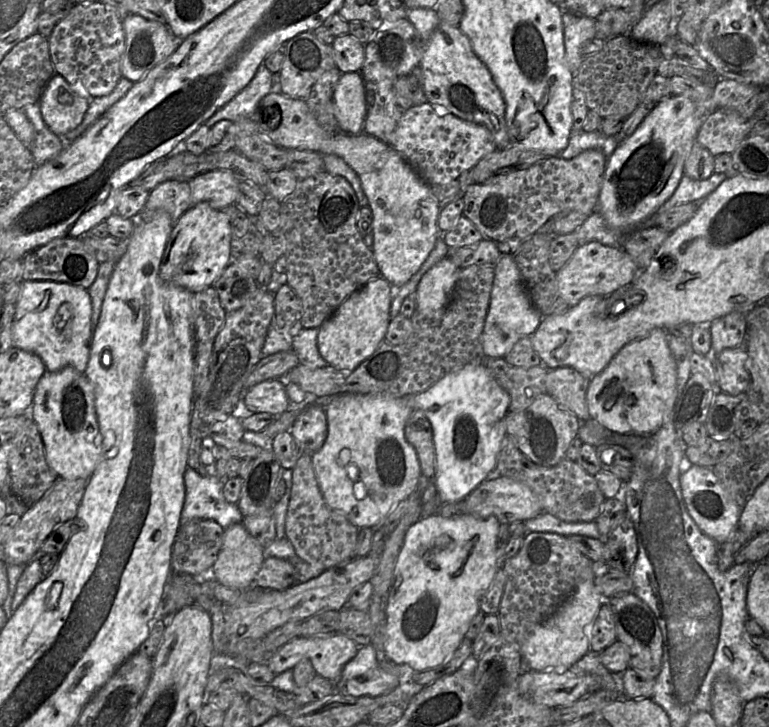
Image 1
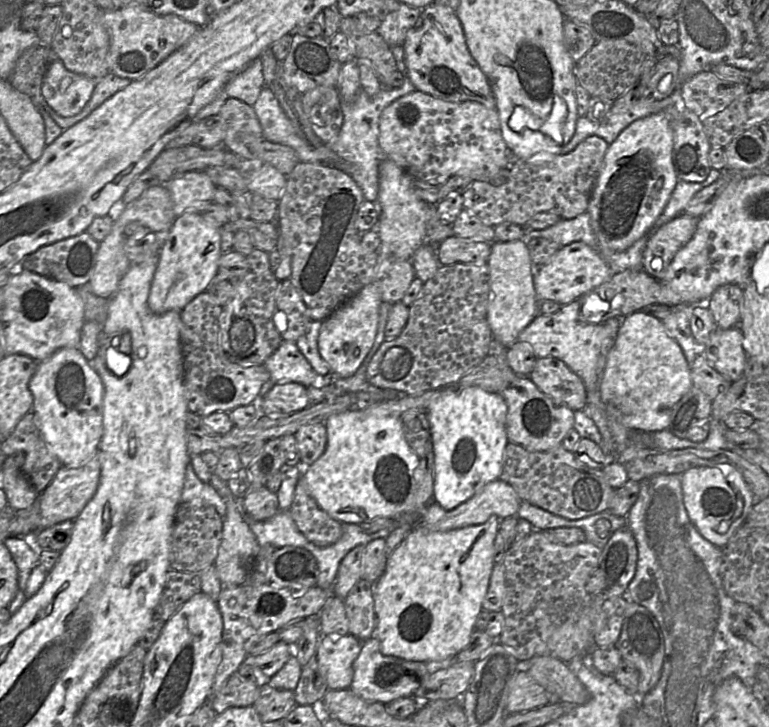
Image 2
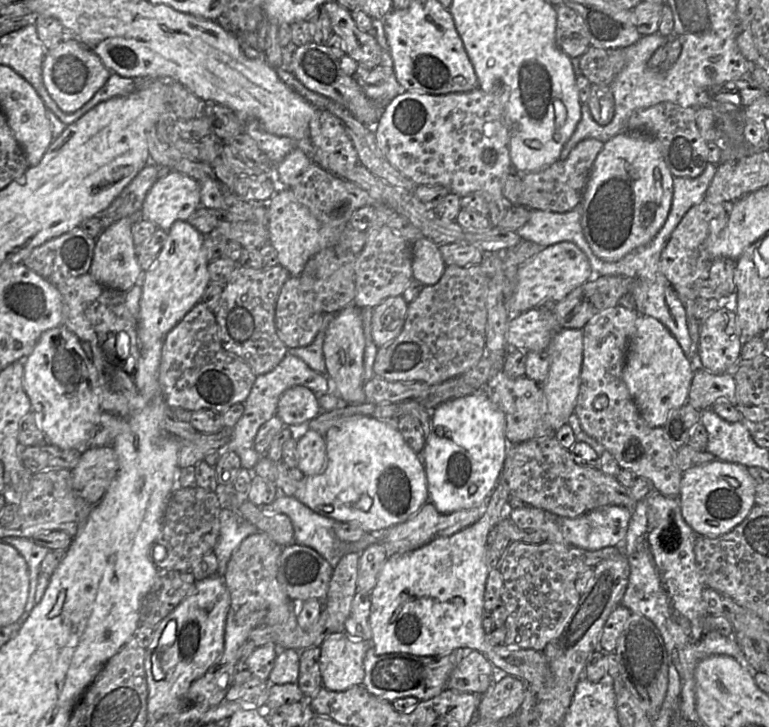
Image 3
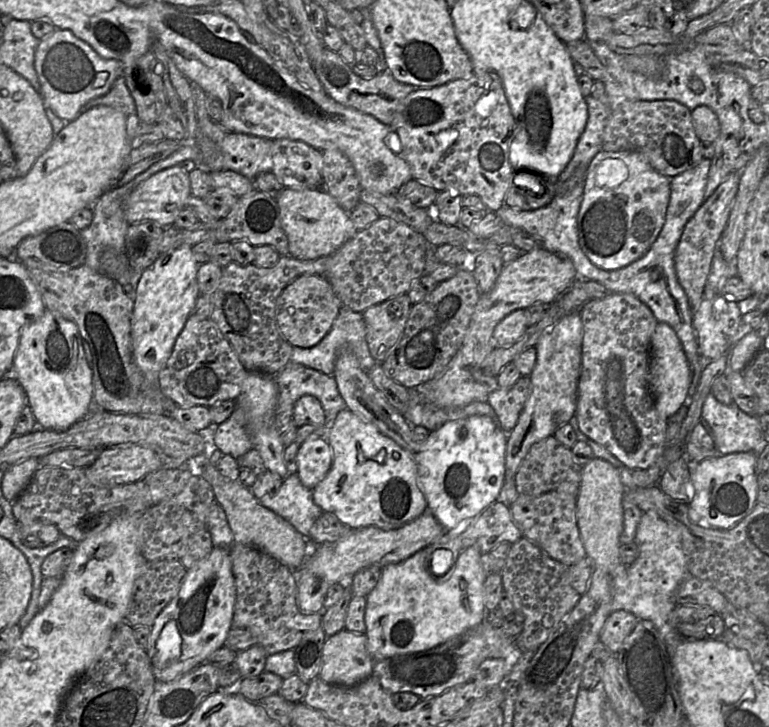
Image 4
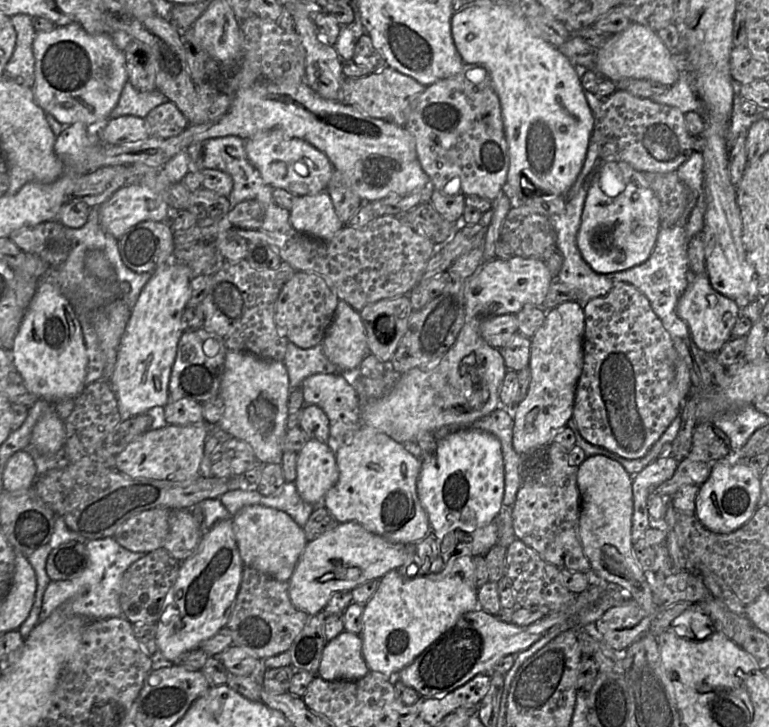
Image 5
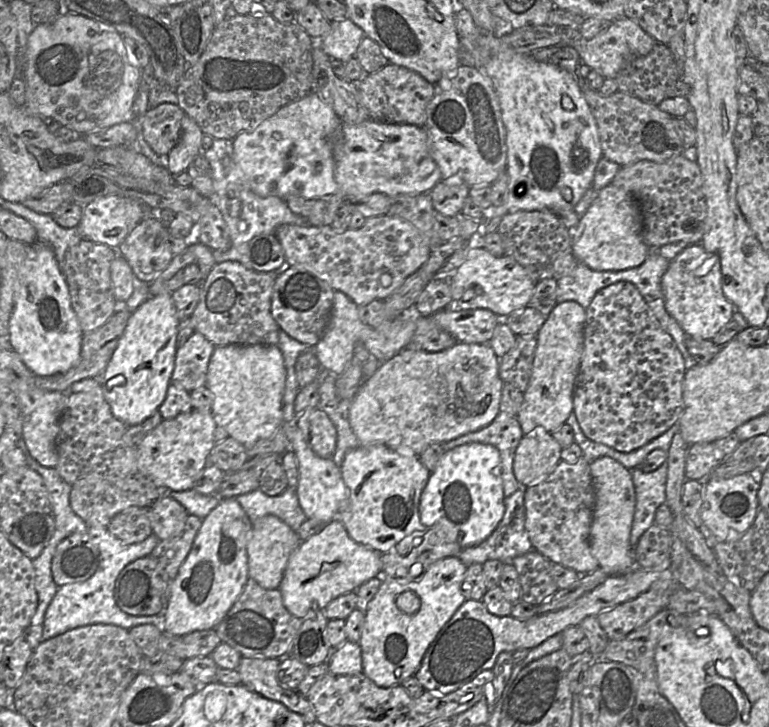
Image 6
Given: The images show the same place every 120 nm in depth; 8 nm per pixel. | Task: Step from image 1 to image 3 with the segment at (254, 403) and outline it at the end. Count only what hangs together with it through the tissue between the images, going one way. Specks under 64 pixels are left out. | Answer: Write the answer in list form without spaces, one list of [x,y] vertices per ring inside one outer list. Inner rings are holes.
[[[296,385],[282,393],[276,415],[284,426],[297,426],[308,424],[321,411],[318,396],[308,387]]]

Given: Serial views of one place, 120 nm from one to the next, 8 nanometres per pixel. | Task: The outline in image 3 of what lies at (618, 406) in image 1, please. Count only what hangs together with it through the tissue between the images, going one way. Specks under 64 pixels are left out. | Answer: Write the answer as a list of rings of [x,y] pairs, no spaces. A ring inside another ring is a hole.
[[[639,315],[628,345],[623,379],[650,427],[663,427],[669,415],[688,402],[693,376],[689,358],[669,329],[653,317]]]

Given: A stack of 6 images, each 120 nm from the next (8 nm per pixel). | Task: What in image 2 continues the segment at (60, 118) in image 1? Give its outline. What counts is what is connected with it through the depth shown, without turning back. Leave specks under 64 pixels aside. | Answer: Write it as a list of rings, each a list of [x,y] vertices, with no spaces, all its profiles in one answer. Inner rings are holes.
[[[52,58],[42,83],[42,95],[60,116],[77,115],[88,103],[97,81],[69,71],[62,61]]]

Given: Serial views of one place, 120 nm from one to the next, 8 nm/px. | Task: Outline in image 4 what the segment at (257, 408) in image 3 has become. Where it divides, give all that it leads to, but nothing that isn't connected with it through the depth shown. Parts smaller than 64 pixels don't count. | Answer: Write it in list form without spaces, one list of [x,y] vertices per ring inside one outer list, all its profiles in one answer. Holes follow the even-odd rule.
[[[289,363],[281,371],[274,376],[278,387],[278,409],[293,409],[295,402],[304,395],[312,395],[316,397],[324,410],[325,423],[327,433],[333,425],[337,414],[347,408],[346,403],[340,395],[335,378],[332,375],[323,374],[312,368],[308,368],[301,364]],[[236,406],[232,415],[214,429],[213,445],[223,455],[230,455],[235,459],[253,449],[242,407]]]

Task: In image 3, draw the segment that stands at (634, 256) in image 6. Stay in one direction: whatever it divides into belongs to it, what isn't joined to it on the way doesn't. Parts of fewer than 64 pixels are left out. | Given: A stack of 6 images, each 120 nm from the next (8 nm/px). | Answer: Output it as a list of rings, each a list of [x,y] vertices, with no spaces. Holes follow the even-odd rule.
[[[626,131],[606,142],[594,161],[583,193],[581,225],[593,253],[602,260],[616,262],[648,244],[669,214],[673,178],[659,141],[651,135]]]

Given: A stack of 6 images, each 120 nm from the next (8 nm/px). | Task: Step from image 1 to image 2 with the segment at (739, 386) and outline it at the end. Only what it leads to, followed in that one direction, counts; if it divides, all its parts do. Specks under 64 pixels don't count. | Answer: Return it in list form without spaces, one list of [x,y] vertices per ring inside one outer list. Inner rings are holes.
[[[740,325],[729,329],[715,328],[705,345],[709,364],[731,382],[743,376],[746,353]]]

